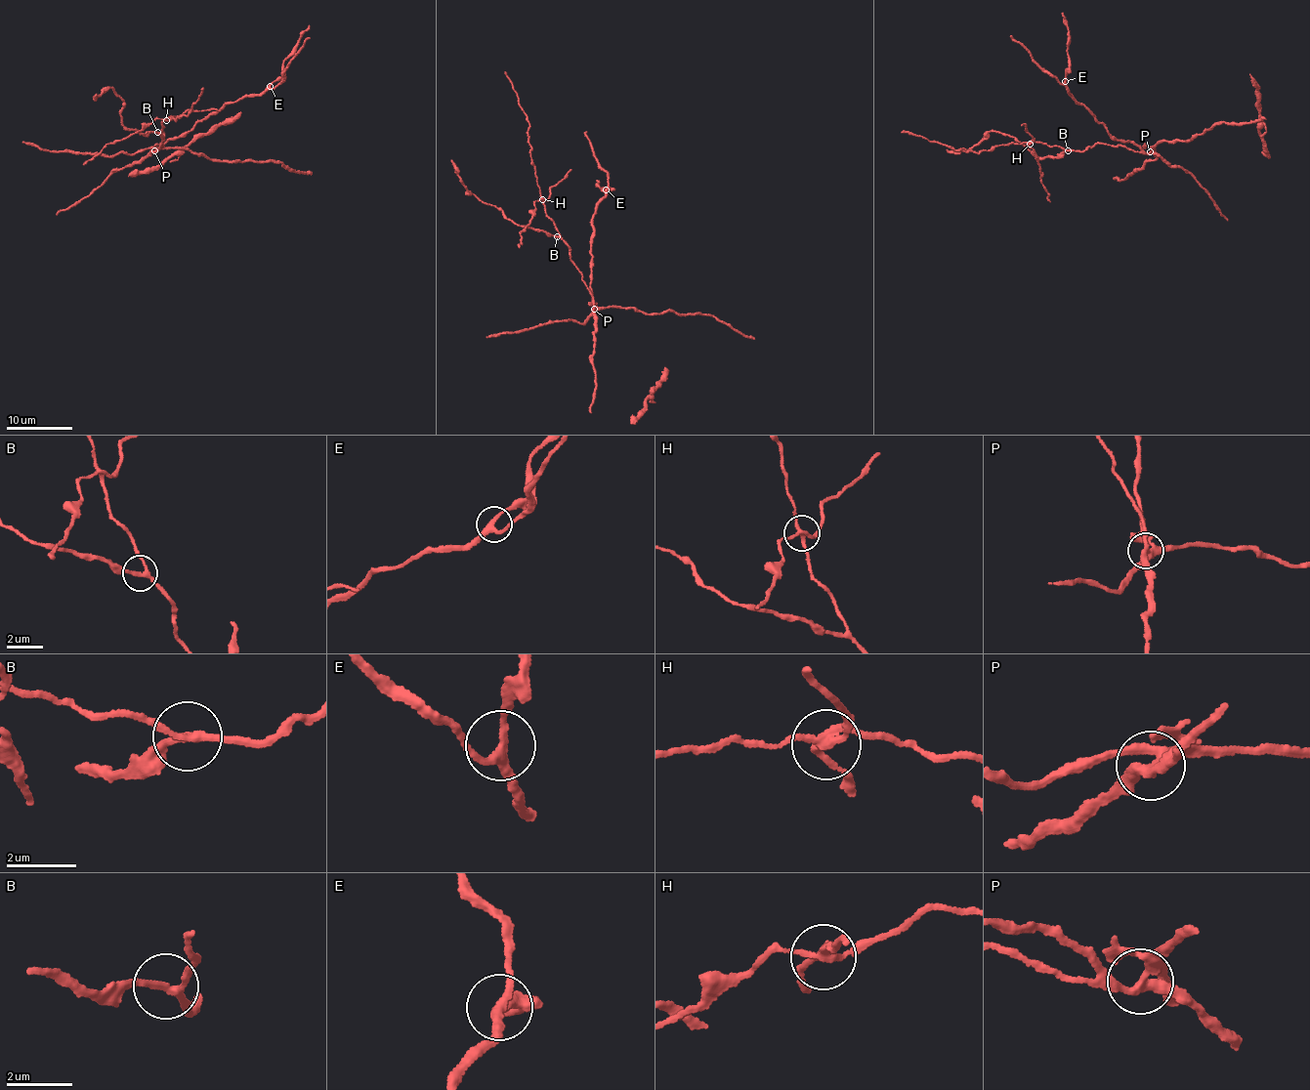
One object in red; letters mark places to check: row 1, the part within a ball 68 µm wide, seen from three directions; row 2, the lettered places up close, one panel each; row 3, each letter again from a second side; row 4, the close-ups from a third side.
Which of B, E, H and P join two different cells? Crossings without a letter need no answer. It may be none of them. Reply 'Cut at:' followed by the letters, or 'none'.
Cut at: H, P

